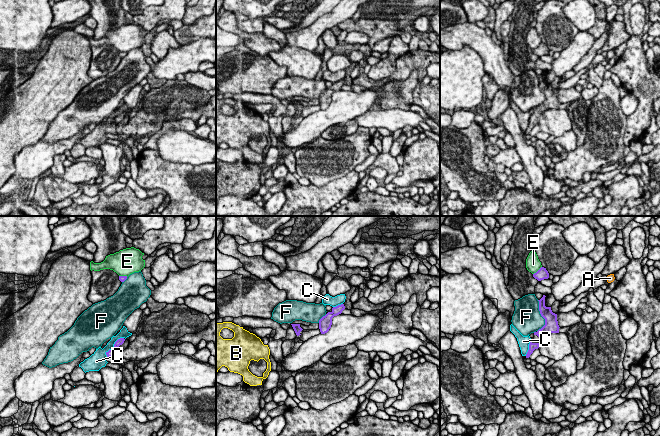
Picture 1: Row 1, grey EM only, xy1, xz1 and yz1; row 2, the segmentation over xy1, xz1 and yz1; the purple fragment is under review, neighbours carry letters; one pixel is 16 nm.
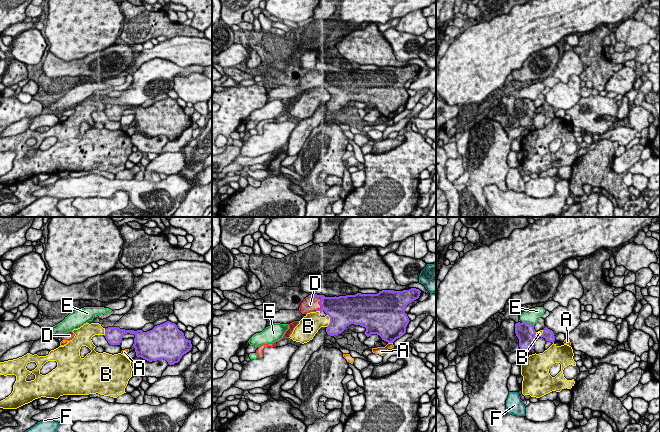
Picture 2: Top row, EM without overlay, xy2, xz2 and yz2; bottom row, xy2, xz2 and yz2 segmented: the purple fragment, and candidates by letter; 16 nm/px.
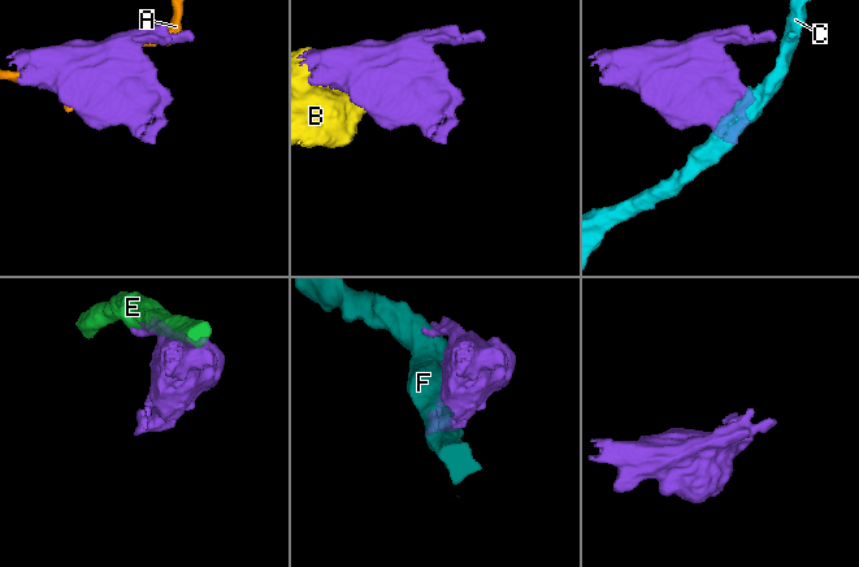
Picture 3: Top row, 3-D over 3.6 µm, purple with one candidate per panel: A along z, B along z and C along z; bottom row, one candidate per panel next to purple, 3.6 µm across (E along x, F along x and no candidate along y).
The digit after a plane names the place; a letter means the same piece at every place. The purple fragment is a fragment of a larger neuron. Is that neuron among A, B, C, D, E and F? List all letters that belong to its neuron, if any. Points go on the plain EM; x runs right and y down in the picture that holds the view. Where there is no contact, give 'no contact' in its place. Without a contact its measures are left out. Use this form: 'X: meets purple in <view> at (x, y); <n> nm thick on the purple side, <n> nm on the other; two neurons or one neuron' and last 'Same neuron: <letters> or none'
A: meets purple in xz2 at (390, 118); 440 nm thick on the purple side, 130 nm on the other; two neurons
B: meets purple in xz2 at (330, 96); 460 nm thick on the purple side, 240 nm on the other; two neurons
C: meets purple in xy1 at (114, 121); 130 nm thick on the purple side, 160 nm on the other; two neurons
D: meets purple in xz2 at (319, 72); 300 nm thick on the purple side, 260 nm on the other; one neuron
E: meets purple in yz2 at (528, 99); 300 nm thick on the purple side, 240 nm on the other; two neurons
F: meets purple in yz1 at (541, 91); 220 nm thick on the purple side, 460 nm on the other; two neurons
Same neuron: D

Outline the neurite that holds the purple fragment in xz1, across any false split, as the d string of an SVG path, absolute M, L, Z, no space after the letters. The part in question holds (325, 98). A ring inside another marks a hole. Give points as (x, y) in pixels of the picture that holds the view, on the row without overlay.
M344 80L333 83L331 88L328 88L325 92L323 92L319 96L319 105L321 110L325 110L329 107L332 101L332 94L334 92L341 90L344 85L345 85Z

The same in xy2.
M170 97L147 108L108 103L104 112L110 121L120 121L127 109L135 111L132 123L135 124L136 132L149 138L164 135L169 141L174 141L192 124L191 116L186 115L177 101Z

